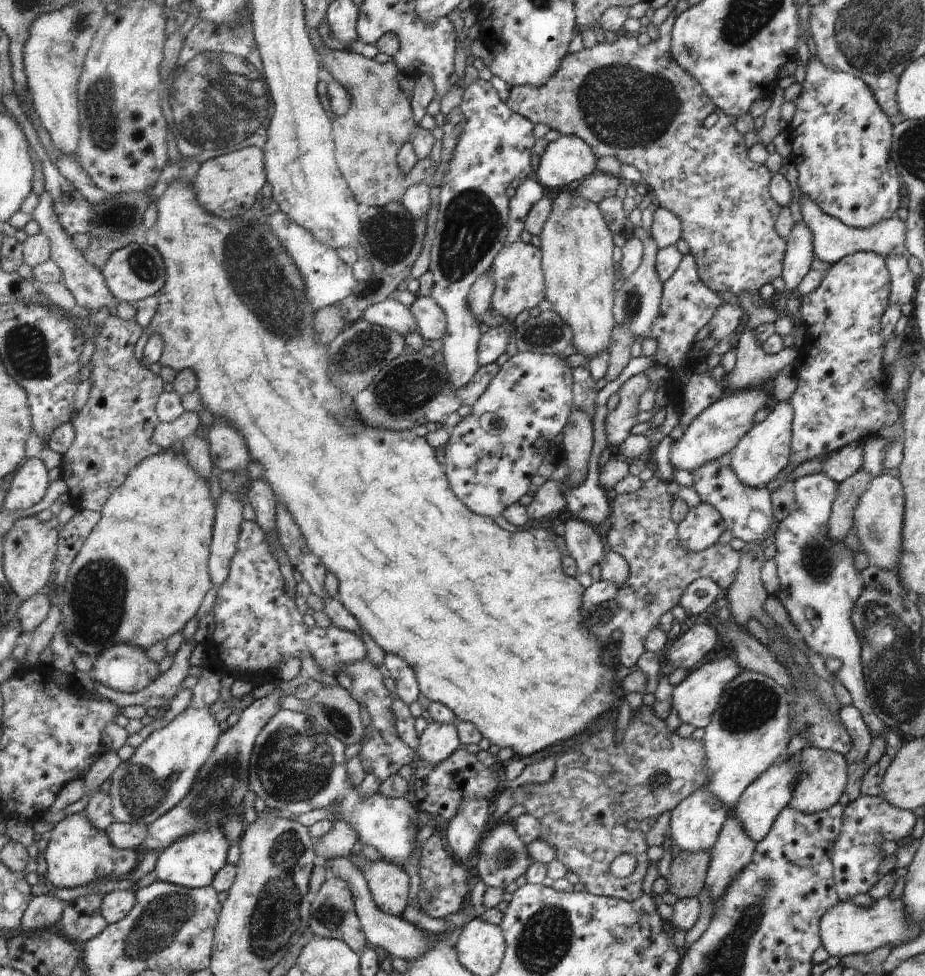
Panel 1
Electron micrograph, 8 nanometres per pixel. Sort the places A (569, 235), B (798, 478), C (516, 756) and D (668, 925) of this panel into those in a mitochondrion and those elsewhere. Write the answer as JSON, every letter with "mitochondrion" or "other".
{"A":"other","B":"other","C":"other","D":"other"}

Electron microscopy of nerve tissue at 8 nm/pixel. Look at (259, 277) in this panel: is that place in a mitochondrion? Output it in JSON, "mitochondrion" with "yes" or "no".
{"mitochondrion":"yes"}

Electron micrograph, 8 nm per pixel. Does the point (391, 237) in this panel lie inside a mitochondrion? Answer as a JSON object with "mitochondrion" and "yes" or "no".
{"mitochondrion":"yes"}

